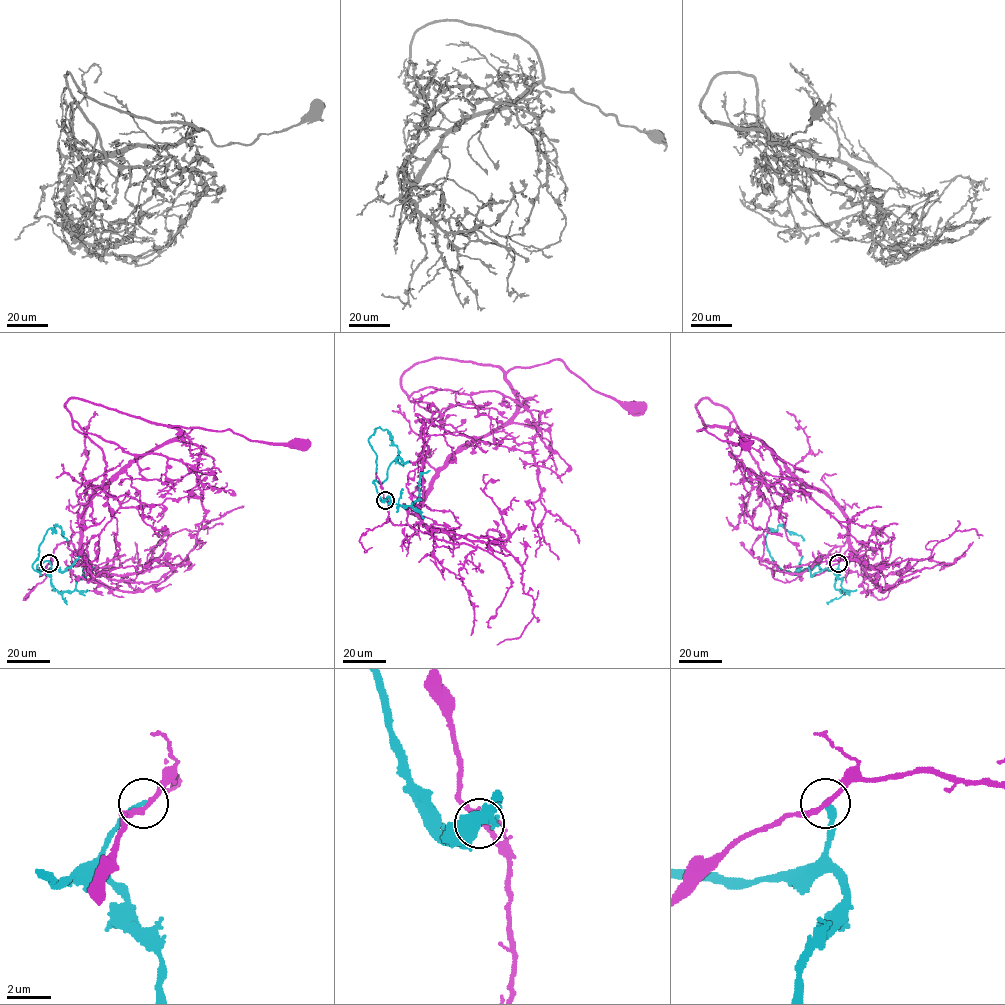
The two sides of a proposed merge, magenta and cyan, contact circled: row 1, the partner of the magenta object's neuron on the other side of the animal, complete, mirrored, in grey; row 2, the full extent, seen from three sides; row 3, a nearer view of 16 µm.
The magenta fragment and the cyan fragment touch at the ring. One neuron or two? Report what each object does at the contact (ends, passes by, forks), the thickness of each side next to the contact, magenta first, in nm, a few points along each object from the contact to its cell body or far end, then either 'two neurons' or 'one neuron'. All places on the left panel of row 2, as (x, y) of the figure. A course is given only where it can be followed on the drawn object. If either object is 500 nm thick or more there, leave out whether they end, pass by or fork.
magenta passes by; cyan ends there; 240 nm thick on the magenta side, 200 nm on the other; magenta runs (49, 563), (70, 541), (84, 556), (85, 504), (180, 434), (169, 425), (298, 446); cyan runs (49, 563), (42, 570), (37, 565), (41, 574), (32, 567), (46, 531), (57, 526), (67, 541); two neurons

